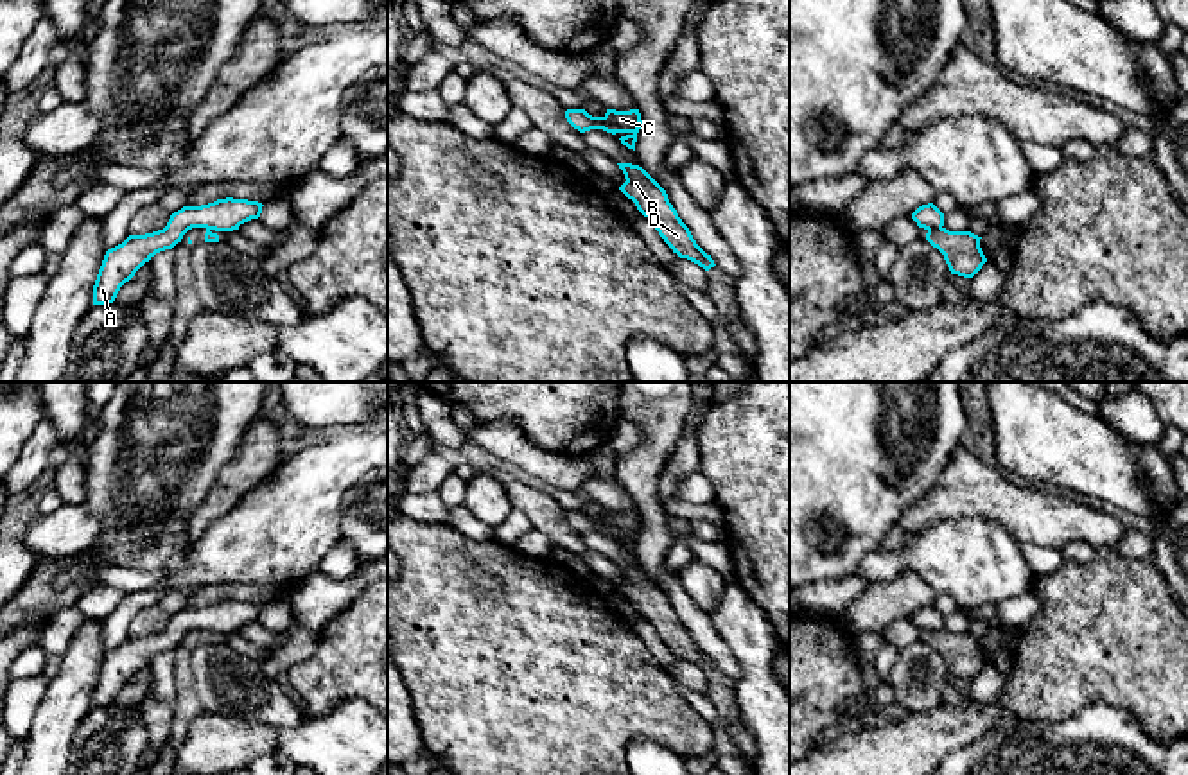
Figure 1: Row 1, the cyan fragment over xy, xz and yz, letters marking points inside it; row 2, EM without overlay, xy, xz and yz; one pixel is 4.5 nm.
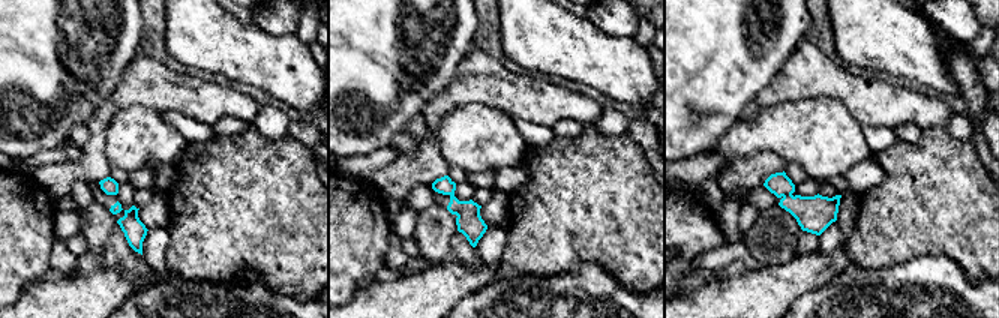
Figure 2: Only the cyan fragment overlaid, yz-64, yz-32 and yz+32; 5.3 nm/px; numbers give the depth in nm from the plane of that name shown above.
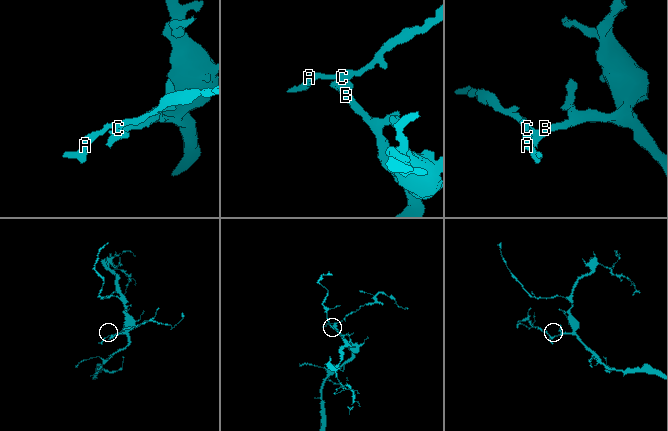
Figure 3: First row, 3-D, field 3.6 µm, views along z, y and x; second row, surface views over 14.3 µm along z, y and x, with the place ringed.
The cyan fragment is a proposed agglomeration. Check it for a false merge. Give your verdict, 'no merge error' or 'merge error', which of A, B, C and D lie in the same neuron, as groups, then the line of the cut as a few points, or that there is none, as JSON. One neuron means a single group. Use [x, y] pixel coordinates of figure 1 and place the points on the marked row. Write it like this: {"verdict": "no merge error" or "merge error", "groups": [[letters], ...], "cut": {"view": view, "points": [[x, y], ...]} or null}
{"verdict": "merge error", "groups": [["A", "C"], ["B", "D"]], "cut": {"view": "yz", "points": [[941, 226], [928, 230]]}}

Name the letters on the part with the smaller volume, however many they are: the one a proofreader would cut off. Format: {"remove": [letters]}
{"remove": ["A", "C"]}

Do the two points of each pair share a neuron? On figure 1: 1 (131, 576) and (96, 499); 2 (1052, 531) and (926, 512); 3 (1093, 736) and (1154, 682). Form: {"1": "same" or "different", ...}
{"1": "different", "2": "same", "3": "different"}

